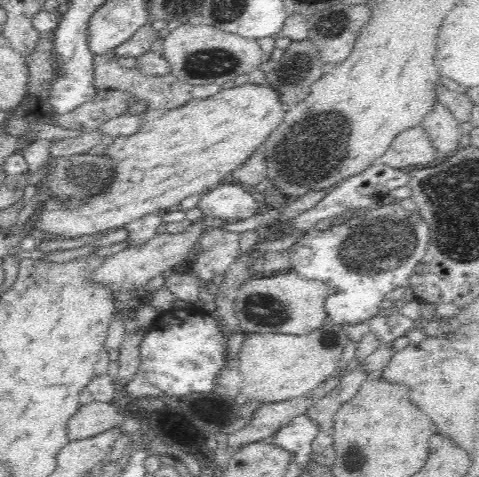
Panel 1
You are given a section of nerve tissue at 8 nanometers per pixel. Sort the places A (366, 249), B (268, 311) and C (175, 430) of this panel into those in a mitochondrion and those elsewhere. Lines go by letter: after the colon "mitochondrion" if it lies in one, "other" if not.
A: mitochondrion
B: mitochondrion
C: other

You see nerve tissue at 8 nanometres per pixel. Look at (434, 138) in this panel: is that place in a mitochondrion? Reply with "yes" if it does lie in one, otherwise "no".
no

